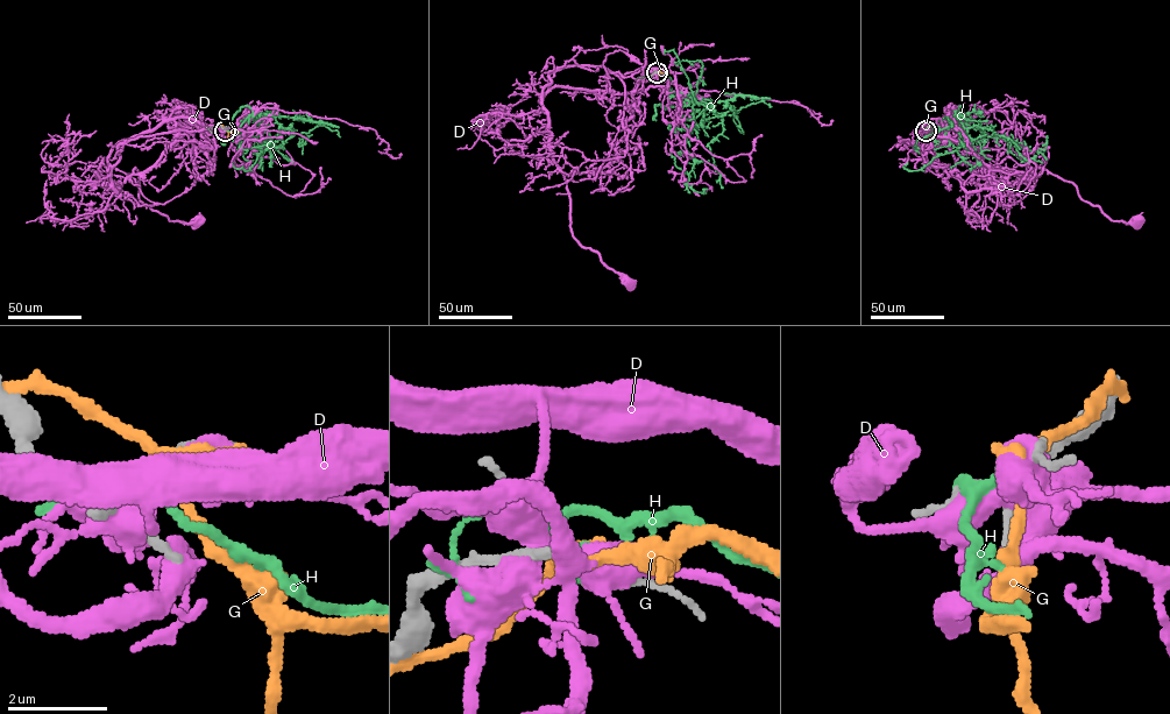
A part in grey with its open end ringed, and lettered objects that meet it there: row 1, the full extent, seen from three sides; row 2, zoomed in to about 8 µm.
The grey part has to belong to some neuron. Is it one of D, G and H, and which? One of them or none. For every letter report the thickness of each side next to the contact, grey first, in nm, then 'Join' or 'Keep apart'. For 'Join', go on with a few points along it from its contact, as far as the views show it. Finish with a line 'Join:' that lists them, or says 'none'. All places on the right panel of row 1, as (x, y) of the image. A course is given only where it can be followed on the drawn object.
D: Thickness 180 nm (grey) against 550 nm. Keep apart
G: Thickness 110 nm (grey) against 240 nm. Keep apart
H: Thickness 140 nm (grey) against 200 nm. Keep apart
Join: none

